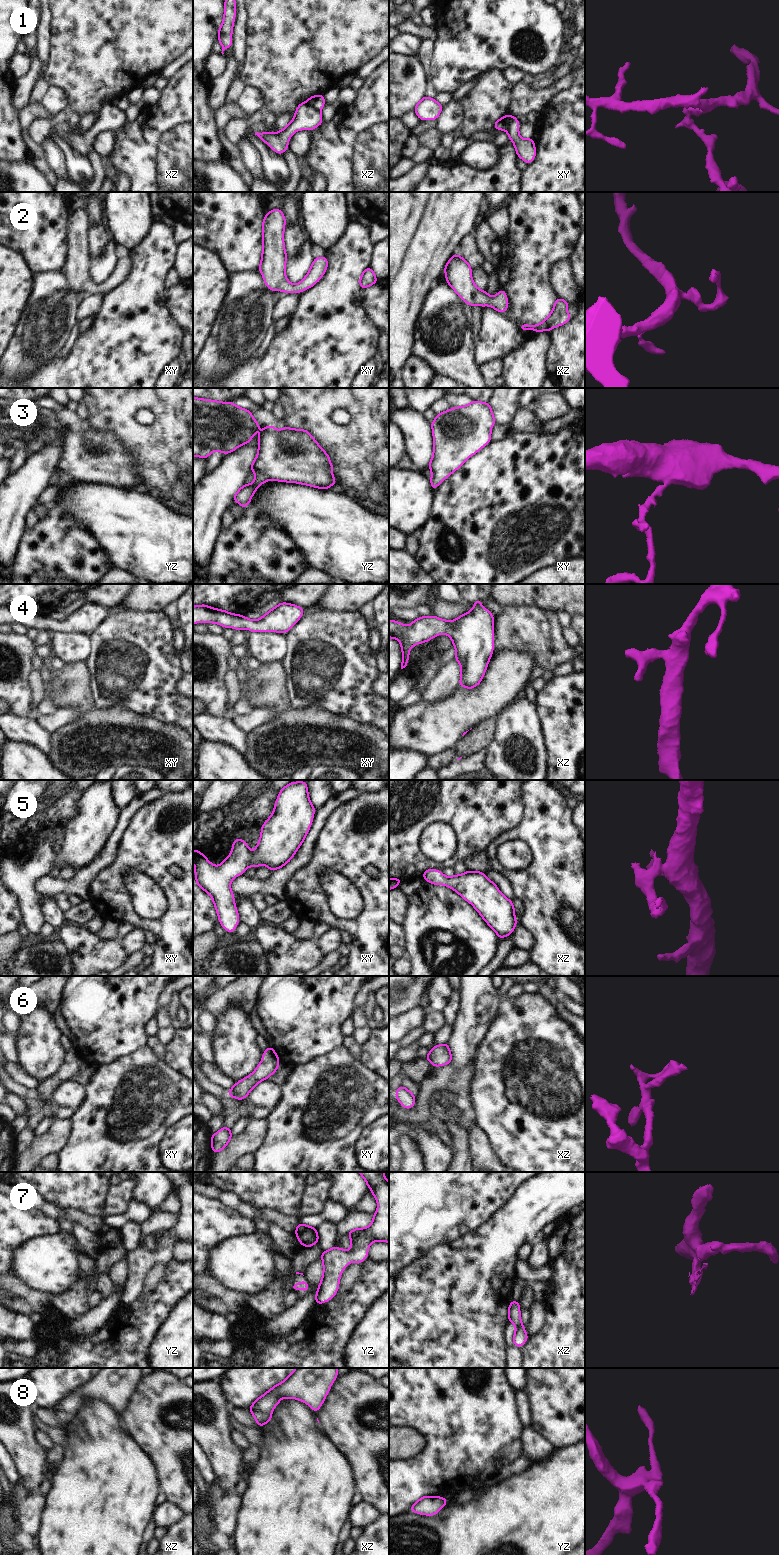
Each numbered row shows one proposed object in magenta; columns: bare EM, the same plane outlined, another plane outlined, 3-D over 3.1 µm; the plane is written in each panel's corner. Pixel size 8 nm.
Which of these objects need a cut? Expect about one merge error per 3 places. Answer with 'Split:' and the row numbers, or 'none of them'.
Split: 1.

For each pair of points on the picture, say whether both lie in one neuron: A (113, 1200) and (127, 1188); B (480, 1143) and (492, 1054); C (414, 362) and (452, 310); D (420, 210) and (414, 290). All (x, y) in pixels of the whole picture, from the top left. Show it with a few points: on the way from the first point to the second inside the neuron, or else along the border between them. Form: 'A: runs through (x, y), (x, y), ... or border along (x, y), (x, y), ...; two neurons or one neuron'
A: runs through (116, 1197), (124, 1189); one neuron
B: border along (476, 1121), (488, 1134), (495, 1148); two neurons
C: border along (411, 354), (420, 356), (436, 372); two neurons
D: runs through (414, 230), (414, 270); one neuron

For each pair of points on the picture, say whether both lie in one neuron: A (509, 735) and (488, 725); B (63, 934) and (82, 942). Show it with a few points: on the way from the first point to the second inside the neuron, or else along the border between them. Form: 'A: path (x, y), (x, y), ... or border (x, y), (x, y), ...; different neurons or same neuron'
A: border (497, 714), (494, 737), (486, 745); different neurons
B: path (68, 934), (73, 935), (77, 939); same neuron

